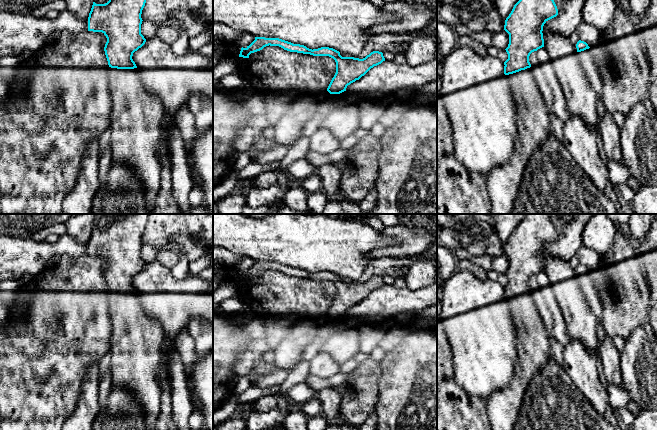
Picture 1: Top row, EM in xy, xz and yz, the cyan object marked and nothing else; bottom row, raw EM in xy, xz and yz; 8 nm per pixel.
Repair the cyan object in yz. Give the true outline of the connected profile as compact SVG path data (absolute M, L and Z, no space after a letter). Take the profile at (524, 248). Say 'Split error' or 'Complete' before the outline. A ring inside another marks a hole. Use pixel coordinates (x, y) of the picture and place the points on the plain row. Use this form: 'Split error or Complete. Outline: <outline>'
Split error. Outline: M525 214L505 244L509 268L504 298L516 331L517 360L510 384L487 399L492 430L514 430L526 388L551 356L552 336L534 303L529 280L544 271L543 250L557 239L550 214Z

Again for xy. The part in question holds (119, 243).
Split error. Outline: M124 214L105 228L93 226L88 255L102 256L107 262L104 275L109 289L107 300L112 322L109 351L112 386L129 388L134 392L143 407L147 430L154 430L160 413L162 387L158 369L166 335L160 323L144 312L139 298L133 294L137 290L132 283L133 277L146 266L141 258L141 238L147 221L148 214Z

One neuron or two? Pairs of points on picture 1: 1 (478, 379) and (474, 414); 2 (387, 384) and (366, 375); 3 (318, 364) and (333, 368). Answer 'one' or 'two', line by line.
1: two
2: two
3: one

